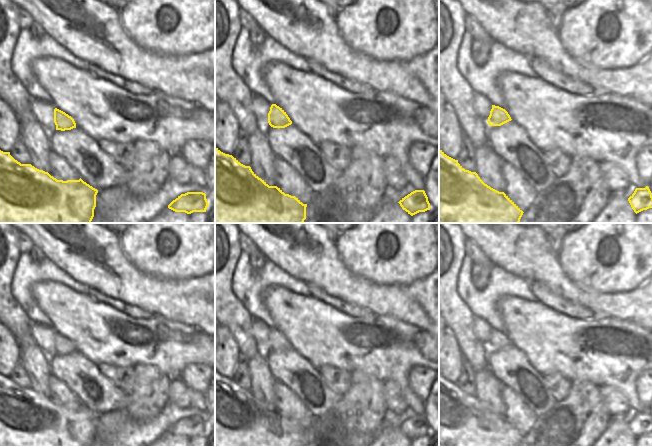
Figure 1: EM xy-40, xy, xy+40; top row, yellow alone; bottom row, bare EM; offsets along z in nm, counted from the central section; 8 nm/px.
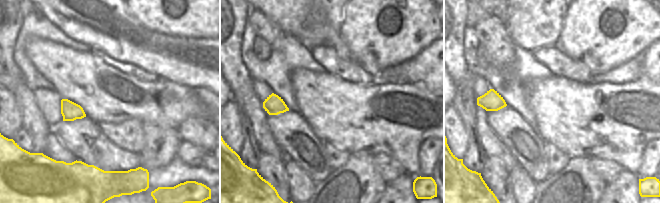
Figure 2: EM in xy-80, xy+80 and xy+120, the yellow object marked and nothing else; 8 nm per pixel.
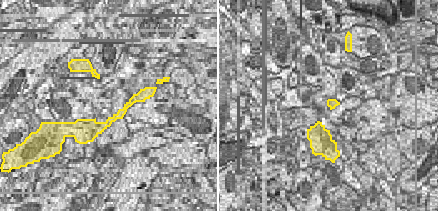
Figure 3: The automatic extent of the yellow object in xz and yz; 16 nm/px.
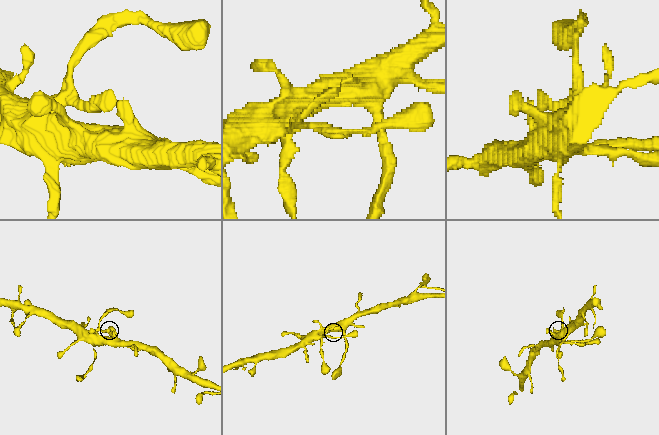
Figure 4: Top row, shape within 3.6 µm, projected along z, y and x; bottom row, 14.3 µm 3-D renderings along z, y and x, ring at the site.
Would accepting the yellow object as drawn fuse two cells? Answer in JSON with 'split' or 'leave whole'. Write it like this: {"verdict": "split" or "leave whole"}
{"verdict": "leave whole"}

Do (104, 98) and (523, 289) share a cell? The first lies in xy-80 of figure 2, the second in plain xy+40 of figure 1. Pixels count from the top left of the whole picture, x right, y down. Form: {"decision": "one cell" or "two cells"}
{"decision": "two cells"}

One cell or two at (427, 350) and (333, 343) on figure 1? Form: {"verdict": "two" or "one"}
{"verdict": "one"}

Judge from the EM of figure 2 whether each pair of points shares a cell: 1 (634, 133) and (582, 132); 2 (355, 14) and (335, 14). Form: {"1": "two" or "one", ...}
{"1": "one", "2": "two"}

